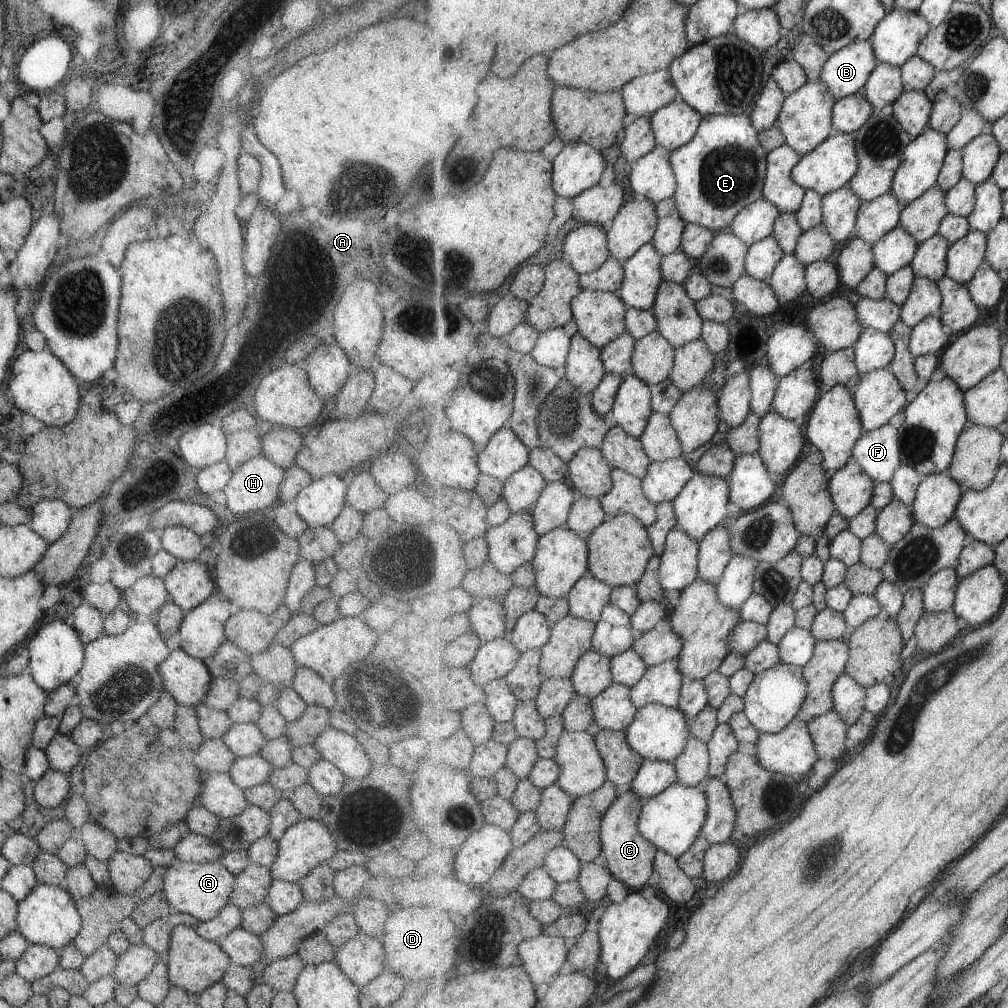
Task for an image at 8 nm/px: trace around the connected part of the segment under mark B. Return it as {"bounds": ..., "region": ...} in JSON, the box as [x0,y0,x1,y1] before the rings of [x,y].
{"bounds":[821,40,880,100],"region":[[[870,40],[853,41],[827,59],[821,80],[825,81],[837,100],[865,88],[871,73],[880,65]]]}

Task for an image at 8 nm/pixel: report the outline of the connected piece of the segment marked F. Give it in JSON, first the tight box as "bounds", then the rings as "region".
{"bounds":[853,426,902,483],"region":[[[895,426],[865,431],[855,442],[853,457],[861,470],[877,483],[891,483],[895,472],[902,466],[902,446]]]}

